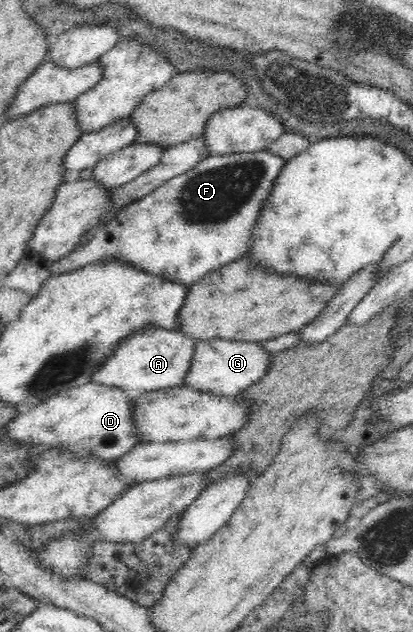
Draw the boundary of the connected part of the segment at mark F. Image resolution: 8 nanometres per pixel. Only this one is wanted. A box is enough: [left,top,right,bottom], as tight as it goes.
[47,149,287,284]

